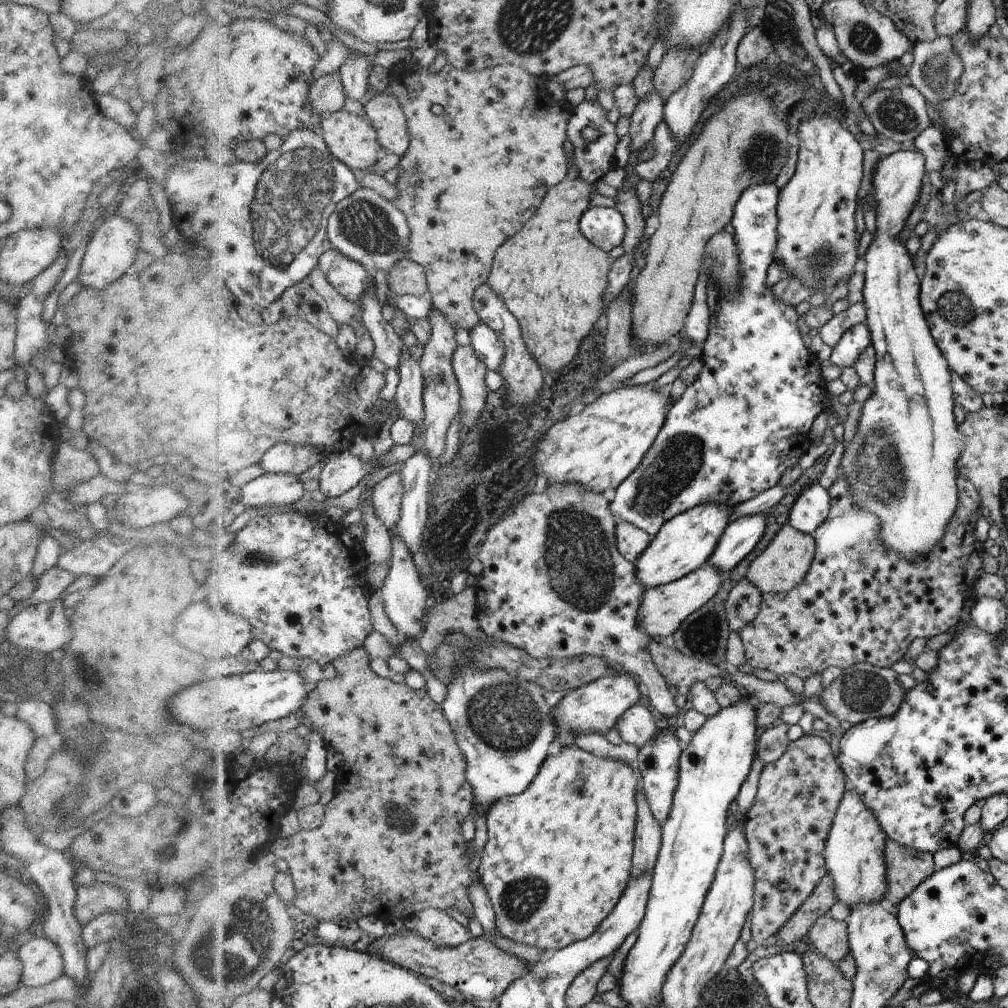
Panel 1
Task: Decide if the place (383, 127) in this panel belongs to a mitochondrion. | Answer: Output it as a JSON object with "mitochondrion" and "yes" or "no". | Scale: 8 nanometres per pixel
{"mitochondrion":"no"}

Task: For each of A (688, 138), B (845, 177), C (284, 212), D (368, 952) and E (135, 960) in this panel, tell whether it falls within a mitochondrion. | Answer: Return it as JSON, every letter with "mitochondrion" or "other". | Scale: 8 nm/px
{"A":"other","B":"other","C":"mitochondrion","D":"other","E":"other"}

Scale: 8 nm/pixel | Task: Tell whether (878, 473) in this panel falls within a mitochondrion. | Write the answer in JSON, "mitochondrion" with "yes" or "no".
{"mitochondrion":"yes"}

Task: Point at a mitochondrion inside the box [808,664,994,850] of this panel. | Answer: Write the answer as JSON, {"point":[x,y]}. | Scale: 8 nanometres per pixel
{"point":[863,691]}

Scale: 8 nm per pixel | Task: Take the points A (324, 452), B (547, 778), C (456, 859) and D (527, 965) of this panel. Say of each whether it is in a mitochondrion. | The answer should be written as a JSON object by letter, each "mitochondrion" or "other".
{"A":"other","B":"other","C":"other","D":"other"}

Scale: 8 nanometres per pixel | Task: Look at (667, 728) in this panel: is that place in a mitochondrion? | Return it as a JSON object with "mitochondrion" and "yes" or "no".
{"mitochondrion":"no"}

